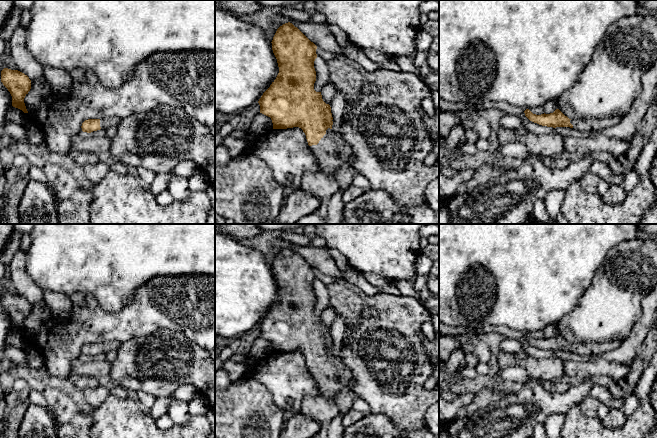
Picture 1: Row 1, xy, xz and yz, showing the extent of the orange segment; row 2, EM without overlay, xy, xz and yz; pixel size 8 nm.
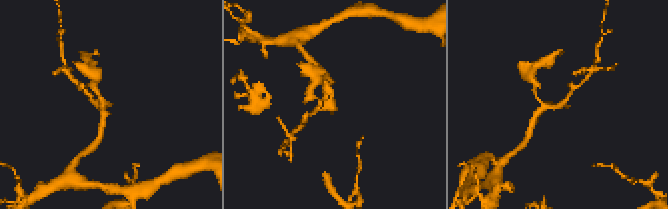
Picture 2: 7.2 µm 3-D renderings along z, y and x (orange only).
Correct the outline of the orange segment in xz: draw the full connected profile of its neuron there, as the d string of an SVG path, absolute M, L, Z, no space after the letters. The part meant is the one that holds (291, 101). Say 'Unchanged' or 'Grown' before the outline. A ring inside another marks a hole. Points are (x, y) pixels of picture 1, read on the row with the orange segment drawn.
Grown. M290 22L277 29L271 43L279 73L258 101L260 113L271 118L273 129L301 128L306 135L308 145L318 159L319 166L335 179L336 172L342 164L352 166L354 153L340 133L336 134L332 131L331 107L323 101L321 92L314 90L316 81L314 61L317 58L317 46Z

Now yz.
Grown. M529 109L524 111L525 116L532 122L547 127L570 127L582 131L587 135L603 132L607 127L618 123L622 117L614 116L601 119L569 119L559 109L550 114L533 114Z

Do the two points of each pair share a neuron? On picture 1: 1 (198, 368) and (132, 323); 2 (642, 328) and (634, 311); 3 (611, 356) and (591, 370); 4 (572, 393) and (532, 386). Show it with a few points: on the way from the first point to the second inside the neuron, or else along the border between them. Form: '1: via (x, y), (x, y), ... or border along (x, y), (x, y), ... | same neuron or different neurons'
1: border along (172, 330), (159, 329), (126, 341) | different neurons
2: border along (644, 297), (642, 300), (641, 316), (625, 340) | different neurons
3: border along (602, 356), (612, 362), (629, 363) | different neurons
4: via (562, 398), (544, 398), (542, 396) | same neuron

